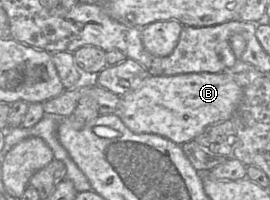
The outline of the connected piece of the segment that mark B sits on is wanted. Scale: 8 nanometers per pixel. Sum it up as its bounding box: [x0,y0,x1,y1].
[114,71,243,145]

